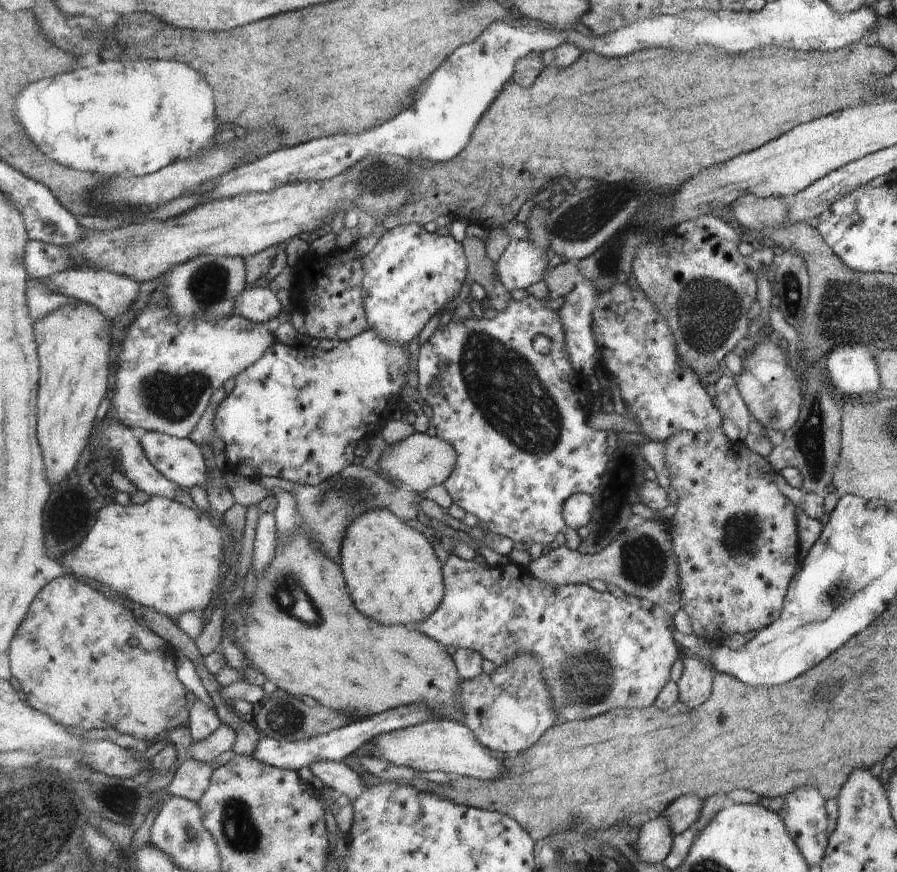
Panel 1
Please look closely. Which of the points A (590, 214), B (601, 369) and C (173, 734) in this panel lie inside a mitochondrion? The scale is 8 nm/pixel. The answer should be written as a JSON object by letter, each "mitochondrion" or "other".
{"A":"mitochondrion","B":"other","C":"other"}

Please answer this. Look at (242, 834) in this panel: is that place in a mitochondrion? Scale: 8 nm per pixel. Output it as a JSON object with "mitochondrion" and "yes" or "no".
{"mitochondrion":"yes"}

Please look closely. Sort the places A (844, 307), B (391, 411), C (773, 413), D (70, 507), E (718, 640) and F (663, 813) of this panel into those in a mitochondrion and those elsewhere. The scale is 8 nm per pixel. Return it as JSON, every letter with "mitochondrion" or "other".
{"A":"mitochondrion","B":"other","C":"mitochondrion","D":"mitochondrion","E":"other","F":"other"}

